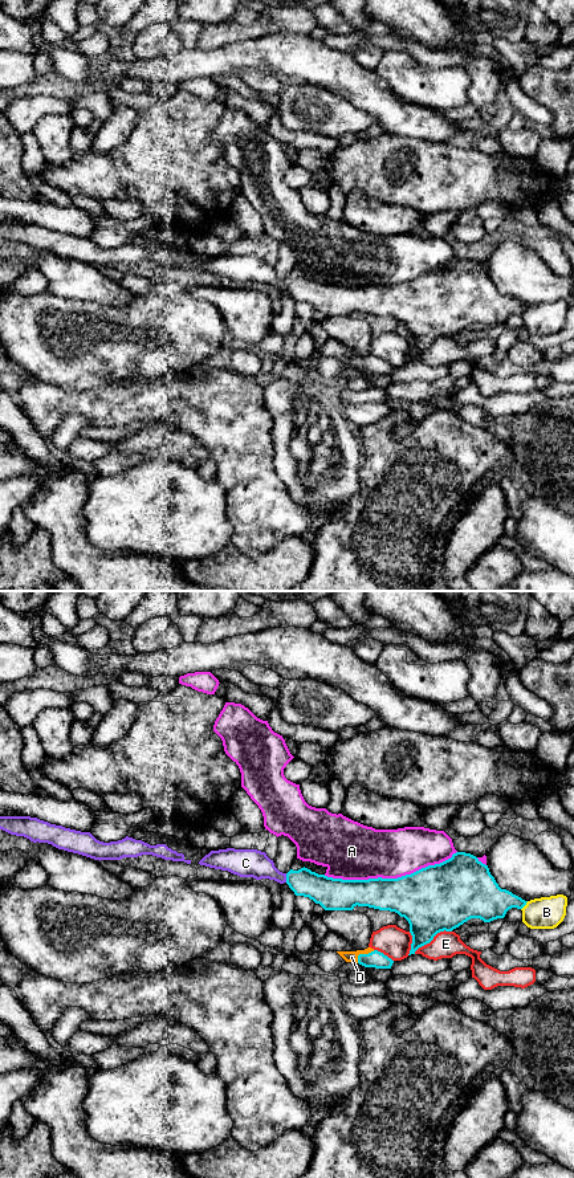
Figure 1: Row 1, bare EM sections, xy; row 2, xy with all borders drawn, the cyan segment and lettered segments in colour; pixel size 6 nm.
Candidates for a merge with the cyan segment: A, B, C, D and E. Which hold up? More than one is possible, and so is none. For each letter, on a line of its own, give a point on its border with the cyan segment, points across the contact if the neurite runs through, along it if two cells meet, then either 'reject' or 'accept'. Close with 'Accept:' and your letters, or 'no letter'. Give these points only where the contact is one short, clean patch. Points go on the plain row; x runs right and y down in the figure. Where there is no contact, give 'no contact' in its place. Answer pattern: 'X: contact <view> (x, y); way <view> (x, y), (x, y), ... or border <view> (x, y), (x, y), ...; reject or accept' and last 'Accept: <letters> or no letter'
A: contact xy (390, 285); reject
B: contact xy (525, 310); border xy (528, 308), (521, 316); reject
C: contact xy (286, 284); way xy (325, 297), (286, 284), (248, 269); accept
D: contact xy (362, 361); way xy (375, 365), (362, 361), (351, 363); accept
E: contact xy (432, 345); reject
Accept: C, D

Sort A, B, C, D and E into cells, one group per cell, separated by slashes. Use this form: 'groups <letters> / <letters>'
groups A / B / C D / E

